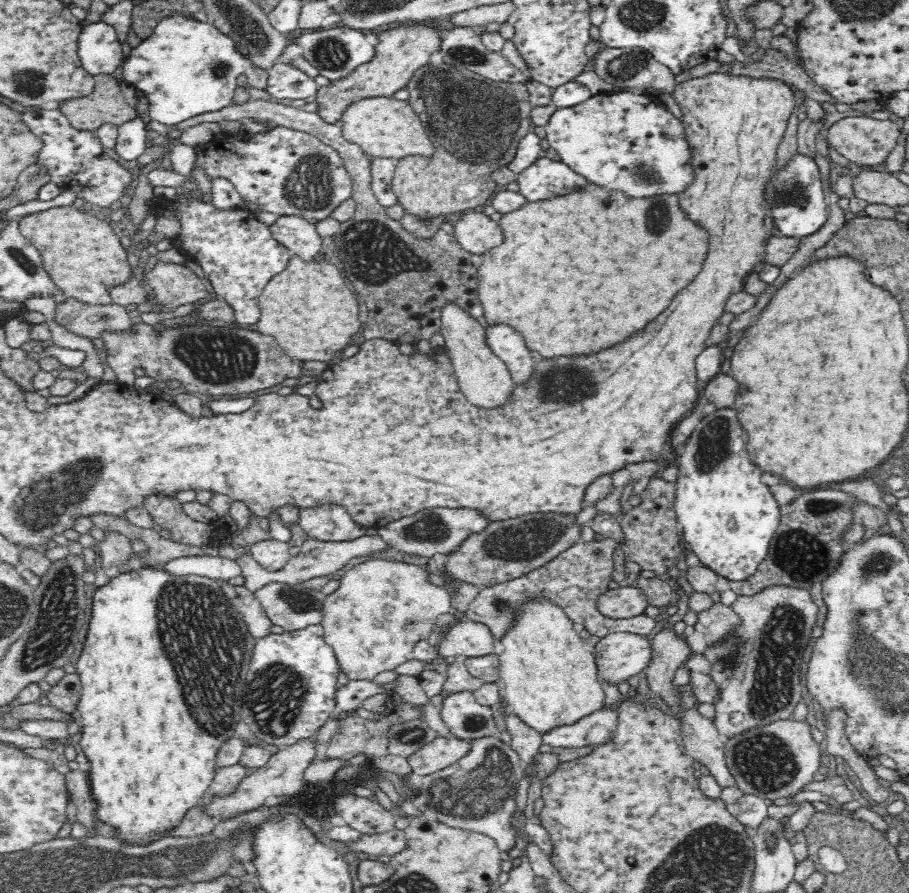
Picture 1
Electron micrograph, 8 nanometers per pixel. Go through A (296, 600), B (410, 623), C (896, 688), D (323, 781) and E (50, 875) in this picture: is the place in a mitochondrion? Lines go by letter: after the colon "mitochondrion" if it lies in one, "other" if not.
A: mitochondrion
B: mitochondrion
C: mitochondrion
D: other
E: mitochondrion

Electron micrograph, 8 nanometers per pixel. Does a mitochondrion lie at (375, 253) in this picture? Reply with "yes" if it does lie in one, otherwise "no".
yes

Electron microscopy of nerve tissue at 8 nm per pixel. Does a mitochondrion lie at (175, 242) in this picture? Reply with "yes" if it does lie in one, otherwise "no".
no

